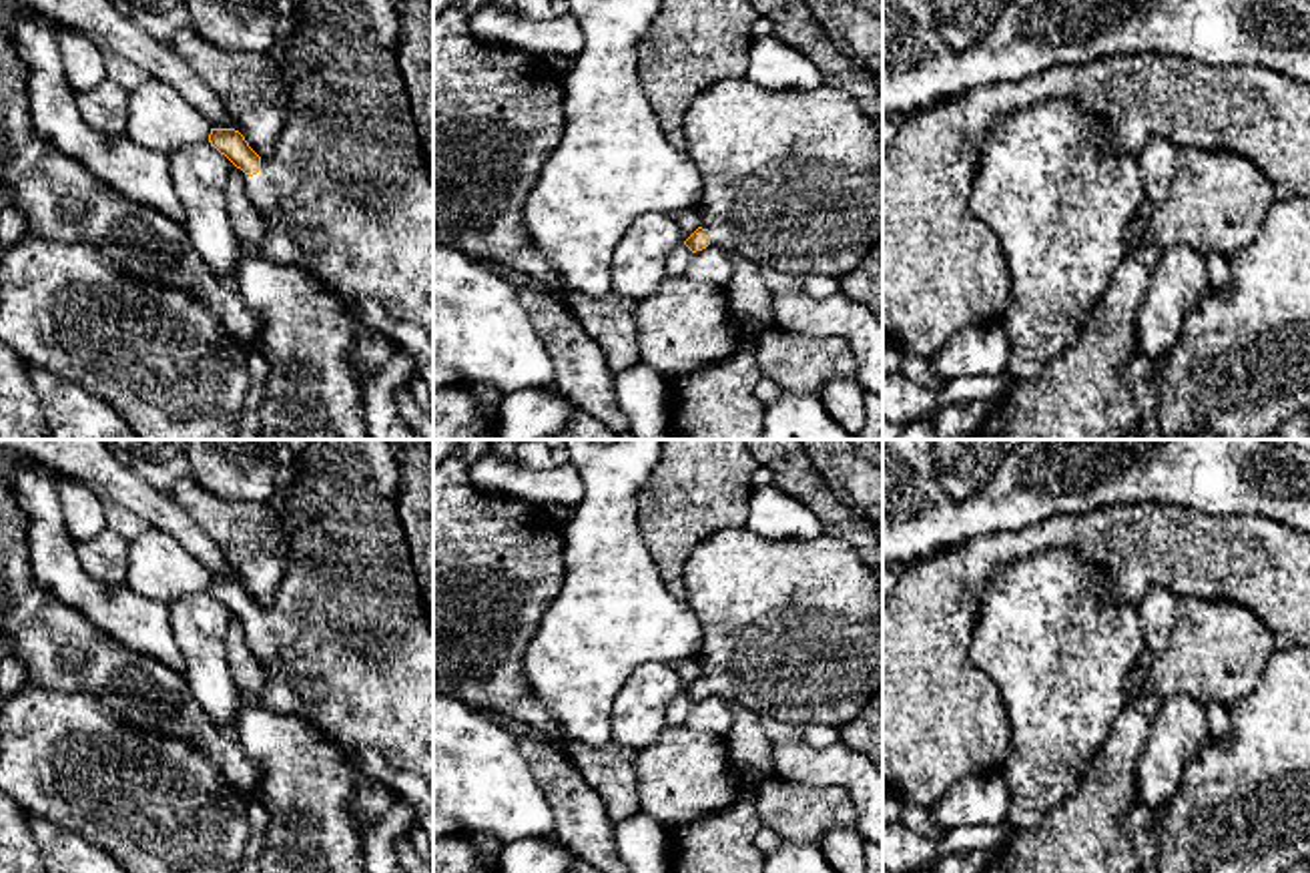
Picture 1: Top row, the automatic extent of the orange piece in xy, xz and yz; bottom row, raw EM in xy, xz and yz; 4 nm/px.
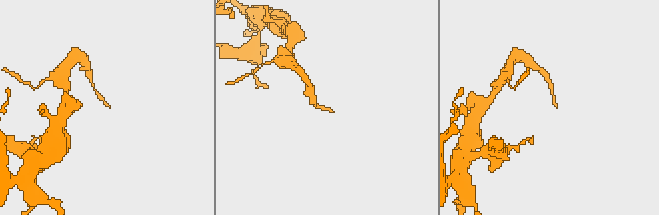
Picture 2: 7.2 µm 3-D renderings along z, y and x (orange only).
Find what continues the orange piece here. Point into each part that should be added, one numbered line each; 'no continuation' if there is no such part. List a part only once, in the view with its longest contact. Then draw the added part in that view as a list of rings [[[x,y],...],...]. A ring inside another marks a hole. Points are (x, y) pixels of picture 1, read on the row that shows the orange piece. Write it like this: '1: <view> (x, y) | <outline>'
1: xy (350, 157) | [[[391,0],[297,4],[275,52],[287,80],[287,122],[245,191],[263,221],[275,219],[291,233],[301,249],[297,265],[333,289],[355,317],[355,301],[367,293],[433,335],[433,169],[397,66],[397,40]],[[283,197],[303,211],[309,231],[281,211]]]

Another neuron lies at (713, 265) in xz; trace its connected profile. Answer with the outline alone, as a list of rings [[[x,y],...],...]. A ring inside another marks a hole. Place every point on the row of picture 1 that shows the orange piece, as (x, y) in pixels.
[[[708,245],[706,249],[696,251],[684,273],[684,277],[692,281],[710,283],[716,287],[724,287],[730,275],[732,275],[730,253],[714,245]]]

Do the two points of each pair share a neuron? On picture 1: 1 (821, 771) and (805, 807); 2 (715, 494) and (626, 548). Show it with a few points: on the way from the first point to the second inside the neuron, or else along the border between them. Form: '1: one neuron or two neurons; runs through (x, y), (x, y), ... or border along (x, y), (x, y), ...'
1: two neurons; border along (773, 773), (797, 783), (835, 785), (855, 811)
2: two neurons; border along (636, 492), (638, 532), (663, 580)

